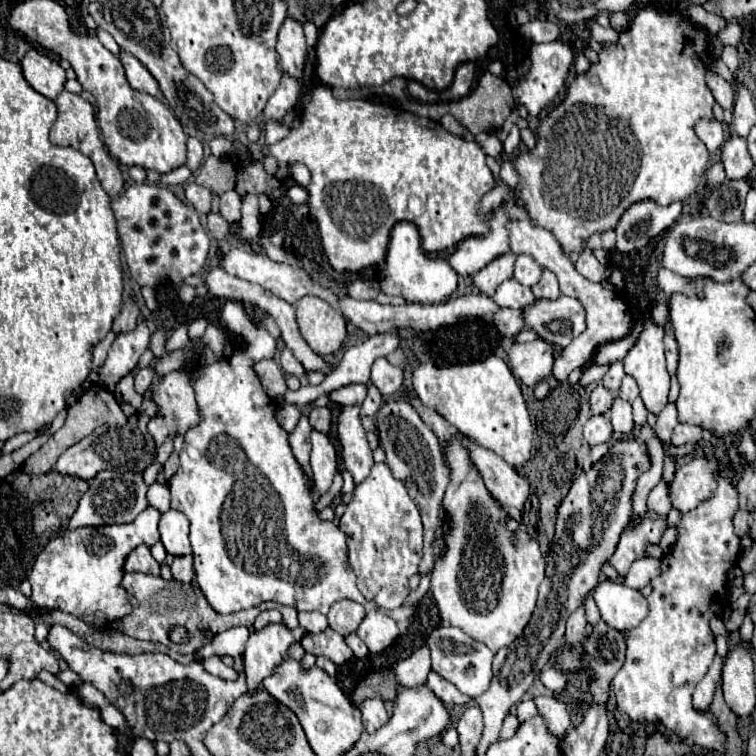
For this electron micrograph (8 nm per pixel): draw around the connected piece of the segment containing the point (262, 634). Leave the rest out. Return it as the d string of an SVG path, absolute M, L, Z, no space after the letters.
M283 623L267 625L261 631L255 631L245 649L245 675L249 691L255 691L261 681L273 673L273 667L279 665L289 651L289 645L301 641L305 629L287 629Z

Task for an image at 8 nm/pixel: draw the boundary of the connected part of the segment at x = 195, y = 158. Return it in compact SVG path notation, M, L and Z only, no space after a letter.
M187 137L187 167L191 171L195 171L203 161L203 147L201 147L201 141L195 139L195 137Z

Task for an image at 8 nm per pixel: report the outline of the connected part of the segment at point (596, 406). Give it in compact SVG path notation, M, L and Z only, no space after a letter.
M597 385L589 397L591 401L591 411L593 415L605 415L611 409L613 403L613 393L609 389L605 389L603 385Z

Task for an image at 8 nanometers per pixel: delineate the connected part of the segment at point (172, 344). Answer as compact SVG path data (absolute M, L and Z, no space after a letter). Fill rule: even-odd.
M175 325L175 329L169 333L165 351L173 353L177 349L183 349L187 345L187 341L189 341L189 337L187 337L187 325Z

